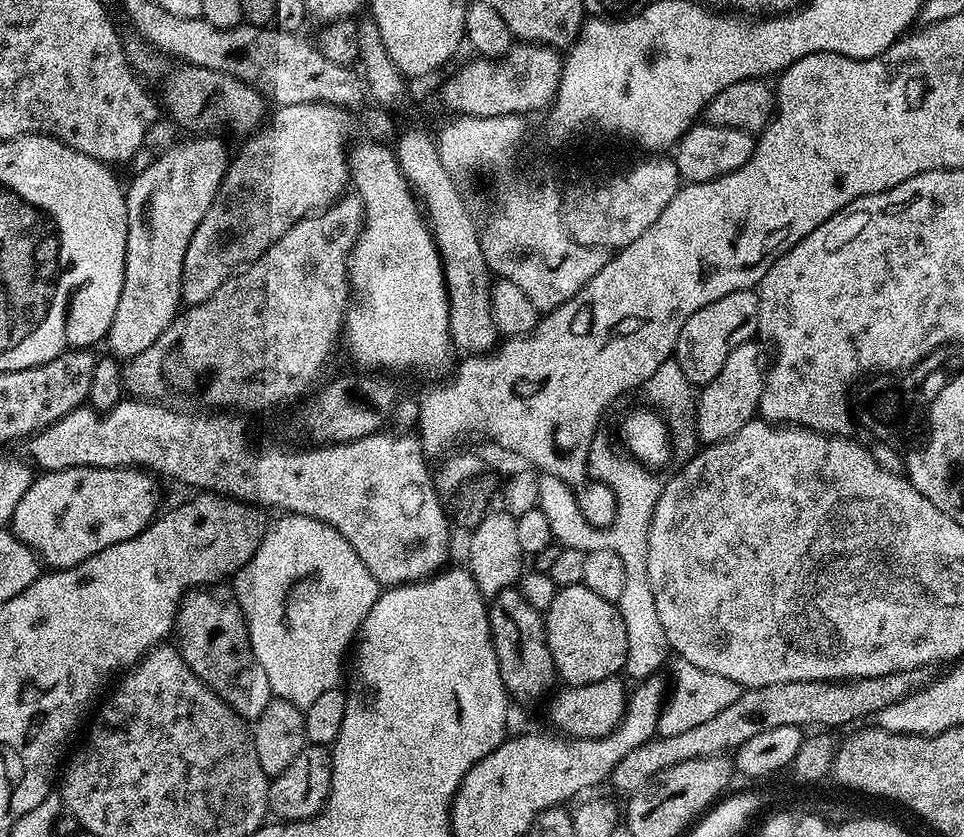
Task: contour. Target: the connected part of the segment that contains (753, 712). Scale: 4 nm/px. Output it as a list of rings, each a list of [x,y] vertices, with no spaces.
[[[931,667],[915,668],[914,670],[902,670],[885,676],[861,676],[851,682],[837,682],[834,680],[807,680],[806,682],[774,682],[774,686],[758,686],[746,688],[741,691],[738,702],[726,706],[722,714],[714,714],[714,718],[694,726],[694,730],[684,730],[682,734],[673,736],[660,736],[646,741],[642,746],[630,750],[612,771],[610,784],[613,784],[623,794],[631,794],[638,791],[646,782],[650,782],[660,772],[665,772],[670,766],[678,762],[690,762],[690,758],[706,758],[707,756],[723,756],[733,750],[742,747],[750,738],[762,734],[766,730],[774,730],[778,726],[794,726],[801,730],[808,730],[811,724],[820,724],[821,729],[837,730],[843,724],[852,724],[863,716],[875,717],[876,713],[886,710],[888,706],[894,706],[896,702],[902,702],[910,694],[932,683],[934,672]]]

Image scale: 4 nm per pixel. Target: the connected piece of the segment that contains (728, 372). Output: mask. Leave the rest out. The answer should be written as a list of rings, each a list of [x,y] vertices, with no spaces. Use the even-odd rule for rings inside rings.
[[[755,339],[742,342],[726,358],[722,370],[718,370],[718,378],[714,378],[709,384],[699,389],[695,408],[695,429],[705,445],[717,444],[742,430],[746,422],[750,422],[760,411],[760,399],[764,389],[766,375],[766,360],[760,353]]]

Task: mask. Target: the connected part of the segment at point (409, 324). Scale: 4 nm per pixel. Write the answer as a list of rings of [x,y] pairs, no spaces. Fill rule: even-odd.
[[[360,144],[357,148],[355,145],[348,164],[355,195],[364,203],[364,229],[348,256],[350,303],[344,316],[342,344],[348,347],[349,354],[364,370],[383,370],[388,374],[425,372],[428,376],[447,373],[454,364],[454,347],[448,329],[447,286],[444,284],[443,262],[425,213],[389,145],[388,148],[384,144]]]

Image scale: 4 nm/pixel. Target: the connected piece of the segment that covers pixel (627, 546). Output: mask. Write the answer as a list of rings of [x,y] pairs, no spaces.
[[[603,438],[592,442],[588,455],[588,471],[591,479],[600,480],[614,492],[616,514],[614,522],[606,528],[595,528],[585,521],[580,508],[576,505],[575,491],[568,484],[553,476],[539,477],[538,505],[549,519],[553,539],[561,547],[578,549],[583,552],[609,550],[618,555],[625,567],[625,589],[616,601],[622,620],[626,624],[627,656],[624,663],[625,675],[639,682],[646,677],[657,675],[667,665],[671,648],[666,630],[659,621],[658,610],[655,609],[654,592],[650,587],[650,576],[647,571],[647,547],[650,542],[650,522],[653,520],[654,506],[661,496],[663,483],[656,478],[653,469],[645,467],[632,459],[623,451],[611,448]]]

